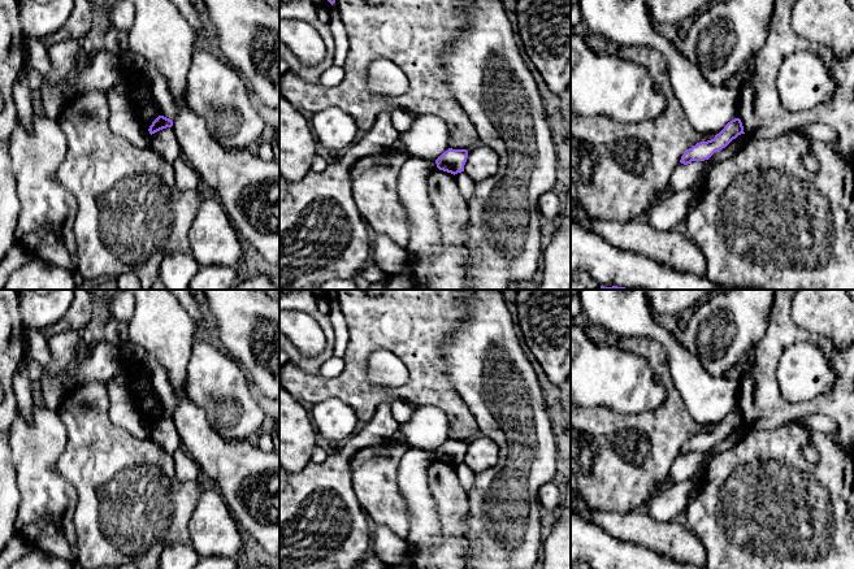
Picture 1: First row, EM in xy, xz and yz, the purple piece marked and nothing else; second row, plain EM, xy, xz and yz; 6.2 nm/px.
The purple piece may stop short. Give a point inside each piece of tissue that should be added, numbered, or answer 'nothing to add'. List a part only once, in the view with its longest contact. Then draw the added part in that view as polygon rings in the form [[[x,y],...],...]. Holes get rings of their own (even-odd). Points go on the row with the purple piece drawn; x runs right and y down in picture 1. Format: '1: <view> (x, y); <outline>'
nothing to add

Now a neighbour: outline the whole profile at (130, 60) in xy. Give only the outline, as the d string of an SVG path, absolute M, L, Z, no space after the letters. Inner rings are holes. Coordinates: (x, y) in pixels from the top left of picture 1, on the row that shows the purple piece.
M130 49L120 56L120 65L121 65L121 69L130 69L133 71L147 70L146 60L140 55Z

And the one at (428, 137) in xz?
M433 114L416 116L411 127L399 134L408 156L435 161L450 148L446 122Z

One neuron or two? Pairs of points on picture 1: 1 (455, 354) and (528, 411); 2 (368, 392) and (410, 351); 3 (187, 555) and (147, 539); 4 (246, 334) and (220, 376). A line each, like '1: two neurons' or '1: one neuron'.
1: one neuron
2: one neuron
3: two neurons
4: two neurons

